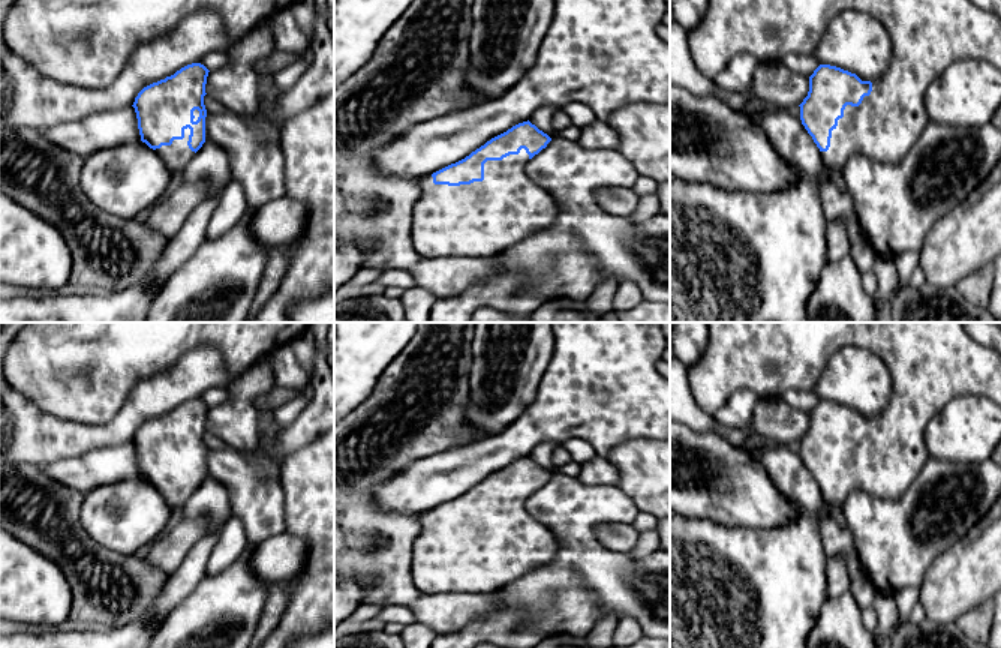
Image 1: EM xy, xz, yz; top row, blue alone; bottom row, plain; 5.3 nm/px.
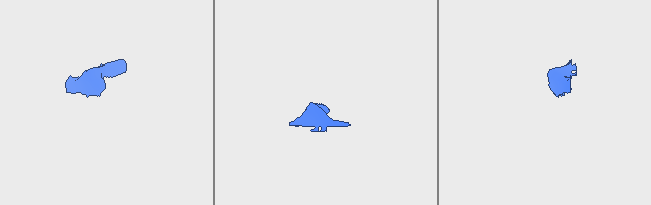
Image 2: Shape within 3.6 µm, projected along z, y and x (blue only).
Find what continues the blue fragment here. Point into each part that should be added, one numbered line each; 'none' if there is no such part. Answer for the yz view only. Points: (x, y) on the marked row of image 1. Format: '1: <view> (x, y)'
1: yz (928, 36)

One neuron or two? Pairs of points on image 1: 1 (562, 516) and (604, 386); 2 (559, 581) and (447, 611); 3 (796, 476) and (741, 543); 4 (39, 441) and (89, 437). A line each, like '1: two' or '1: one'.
1: two
2: two
3: one
4: one

